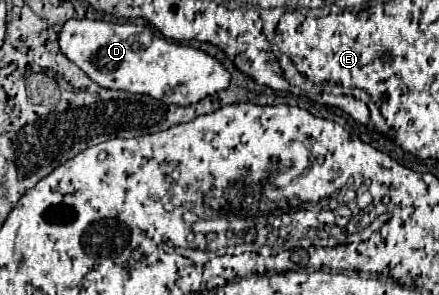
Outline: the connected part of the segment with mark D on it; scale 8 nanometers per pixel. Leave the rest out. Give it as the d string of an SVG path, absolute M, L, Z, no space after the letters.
M72 18L62 26L58 44L60 52L102 88L148 94L166 104L190 106L228 88L230 84L230 74L216 58L192 46L172 44L160 36L154 36L148 26L132 22L112 24L104 20Z

